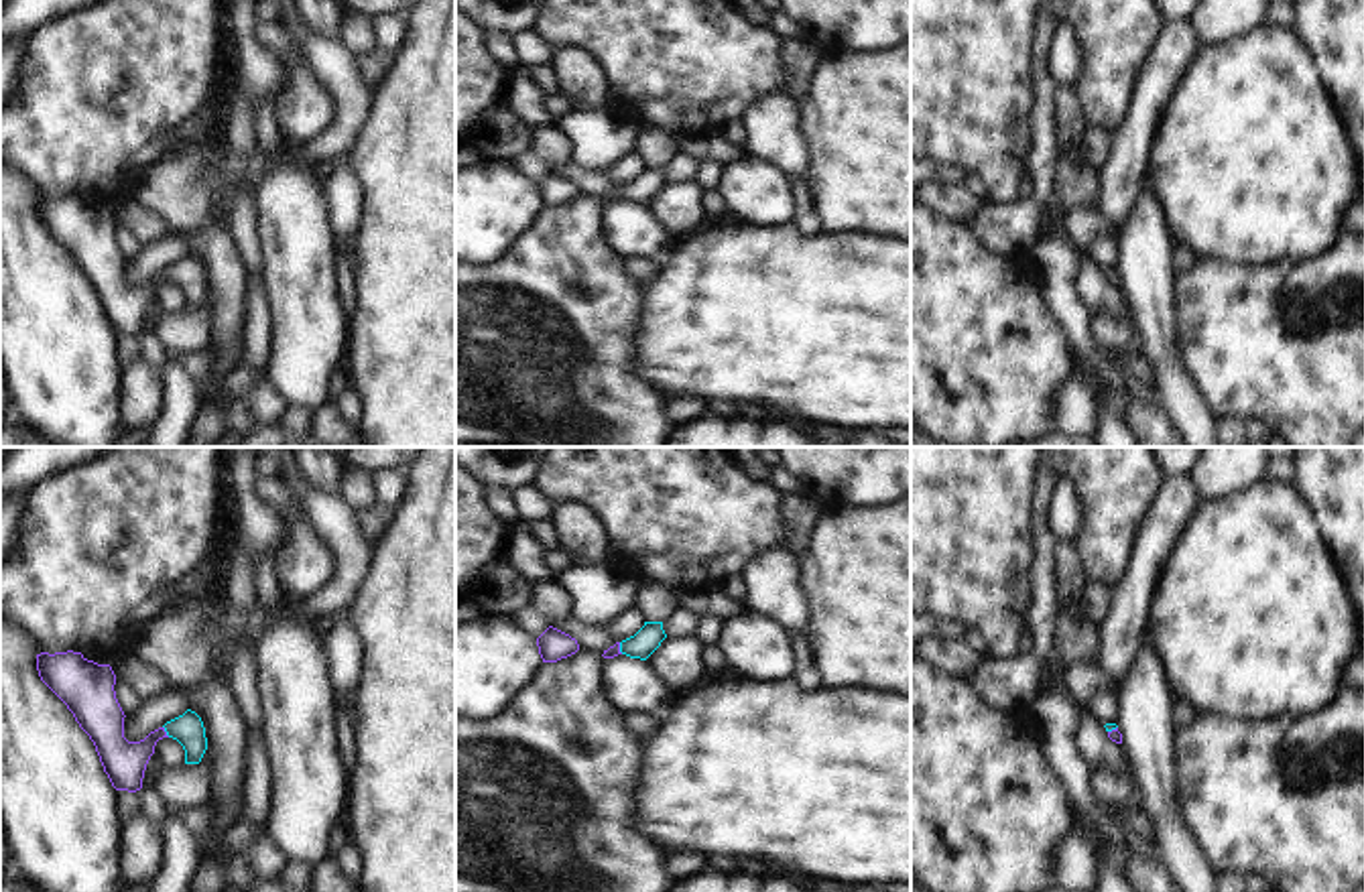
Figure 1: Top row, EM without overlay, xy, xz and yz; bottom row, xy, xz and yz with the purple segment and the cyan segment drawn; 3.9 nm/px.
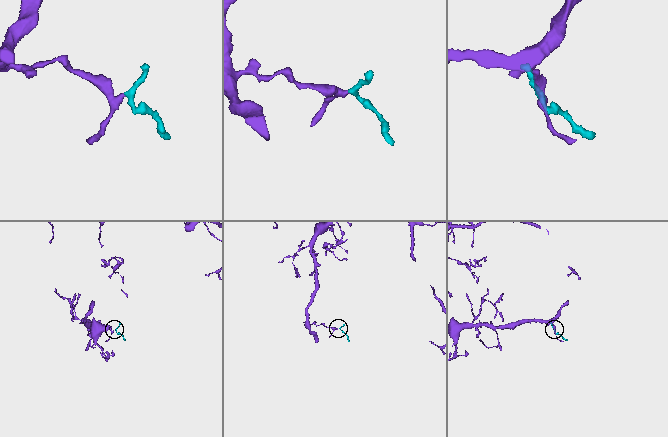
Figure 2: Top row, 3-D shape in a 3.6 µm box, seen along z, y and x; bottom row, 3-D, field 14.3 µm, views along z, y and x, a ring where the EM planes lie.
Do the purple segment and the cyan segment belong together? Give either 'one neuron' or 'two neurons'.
one neuron

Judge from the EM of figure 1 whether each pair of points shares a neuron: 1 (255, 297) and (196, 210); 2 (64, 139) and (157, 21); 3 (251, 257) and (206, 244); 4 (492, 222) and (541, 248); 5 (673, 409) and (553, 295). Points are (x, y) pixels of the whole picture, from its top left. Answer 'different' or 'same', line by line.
1: different
2: same
3: different
4: different
5: different

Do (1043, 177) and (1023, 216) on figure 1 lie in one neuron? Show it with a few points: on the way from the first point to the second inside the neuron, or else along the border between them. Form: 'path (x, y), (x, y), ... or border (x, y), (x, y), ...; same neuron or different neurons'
path (1041, 187), (1041, 198), (1033, 206); same neuron

